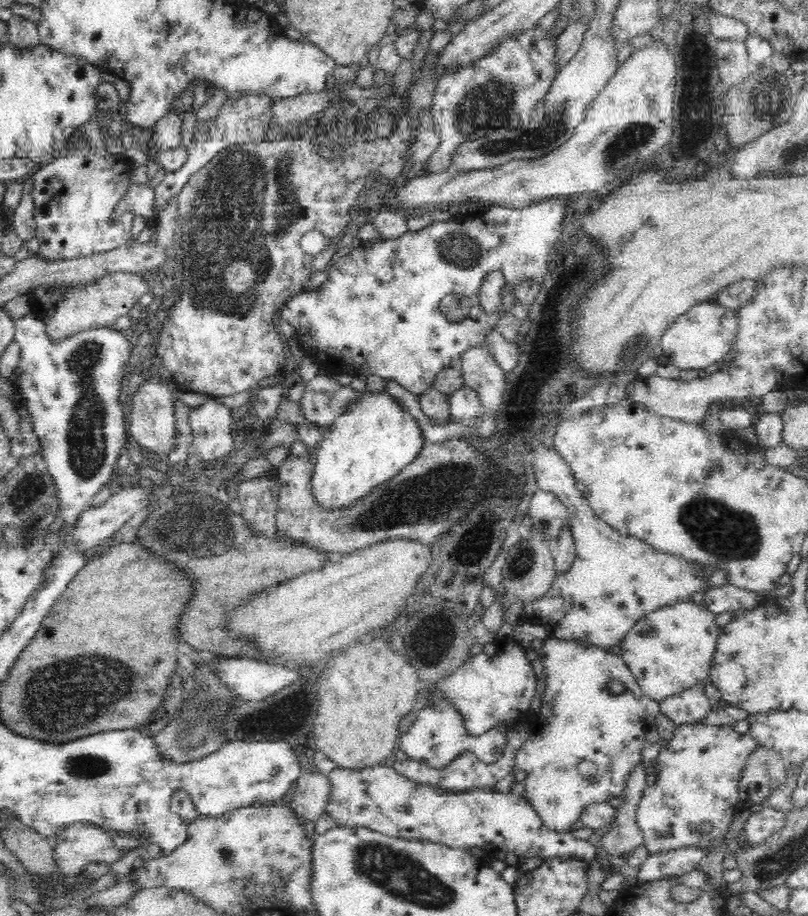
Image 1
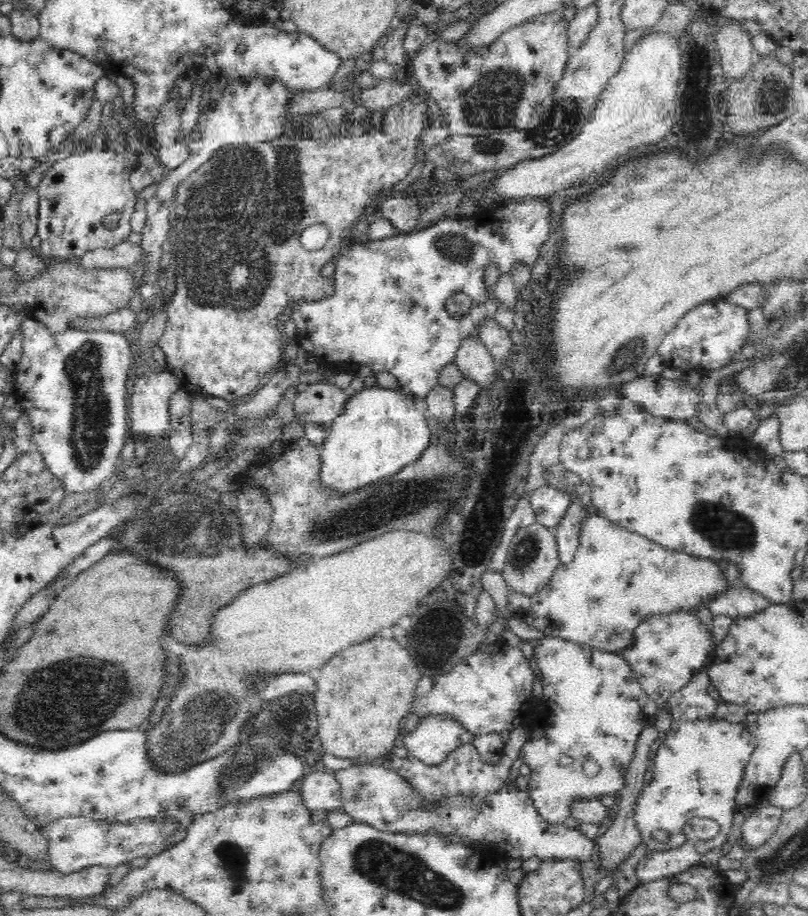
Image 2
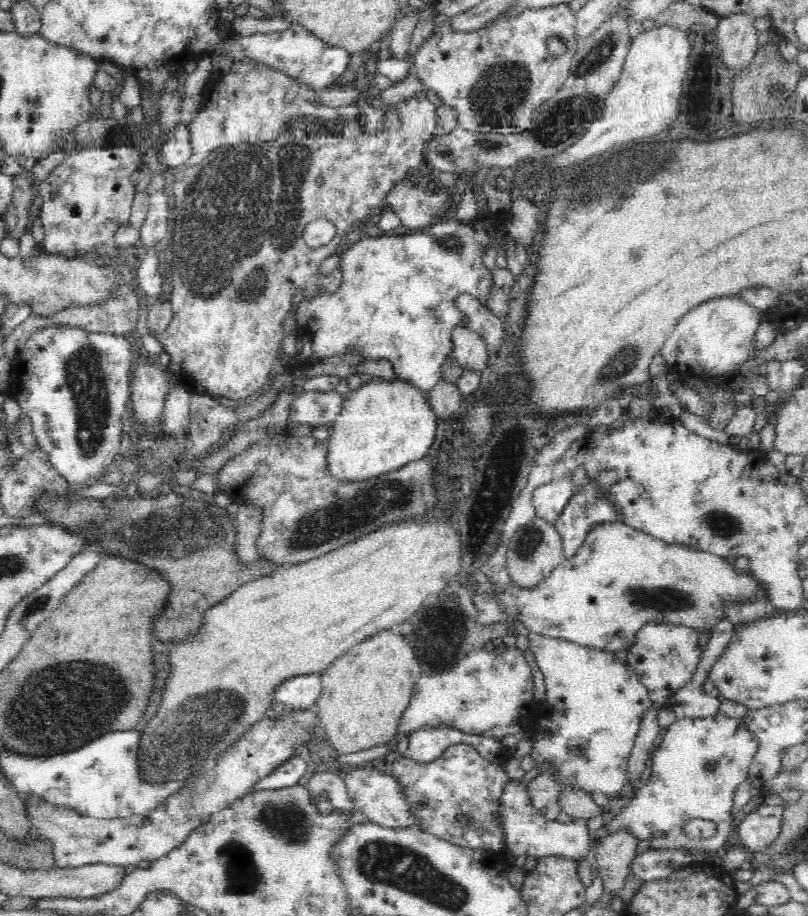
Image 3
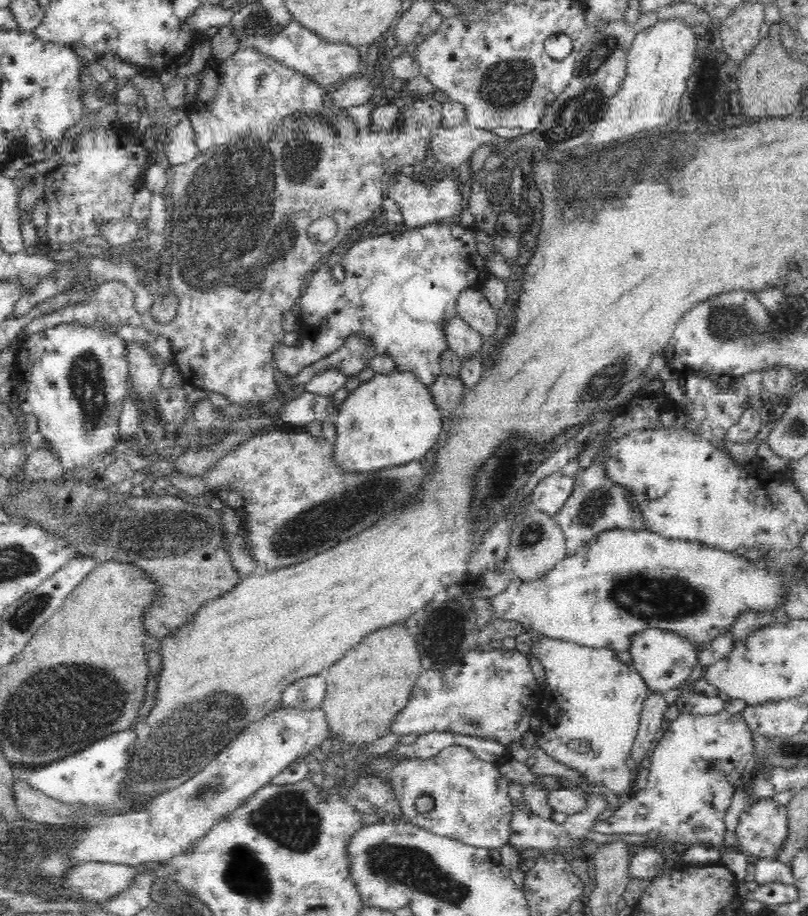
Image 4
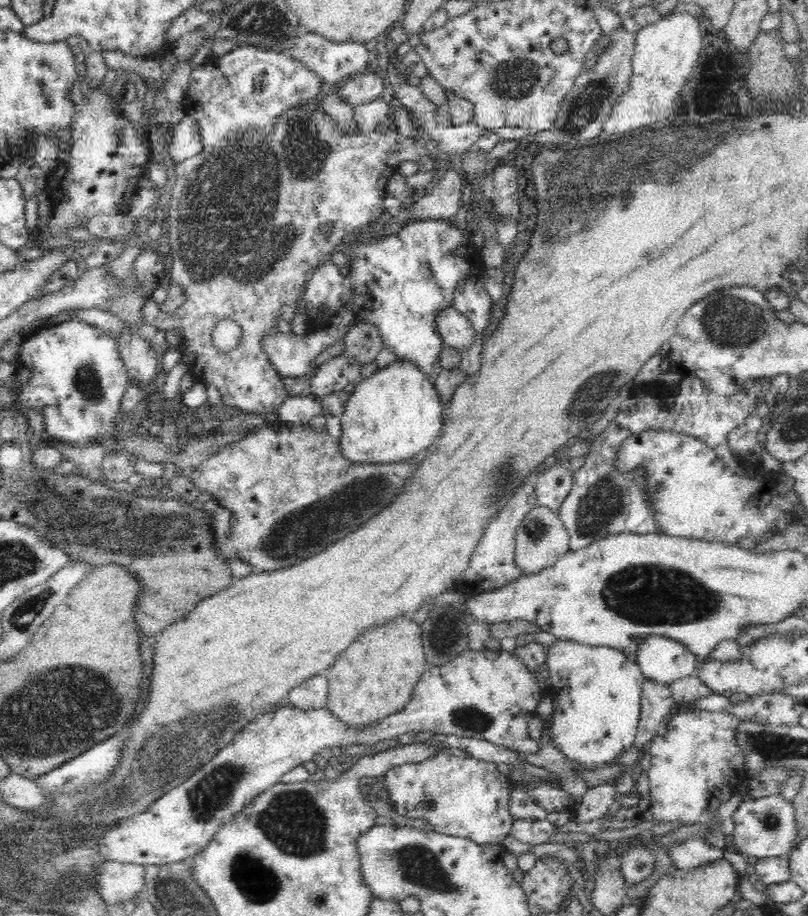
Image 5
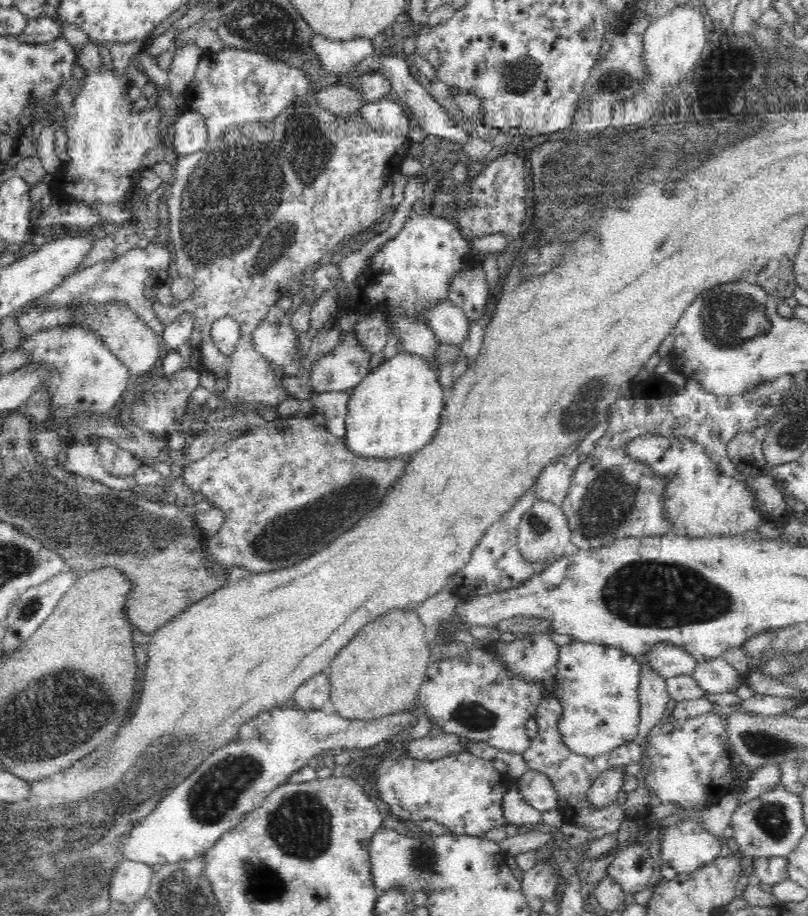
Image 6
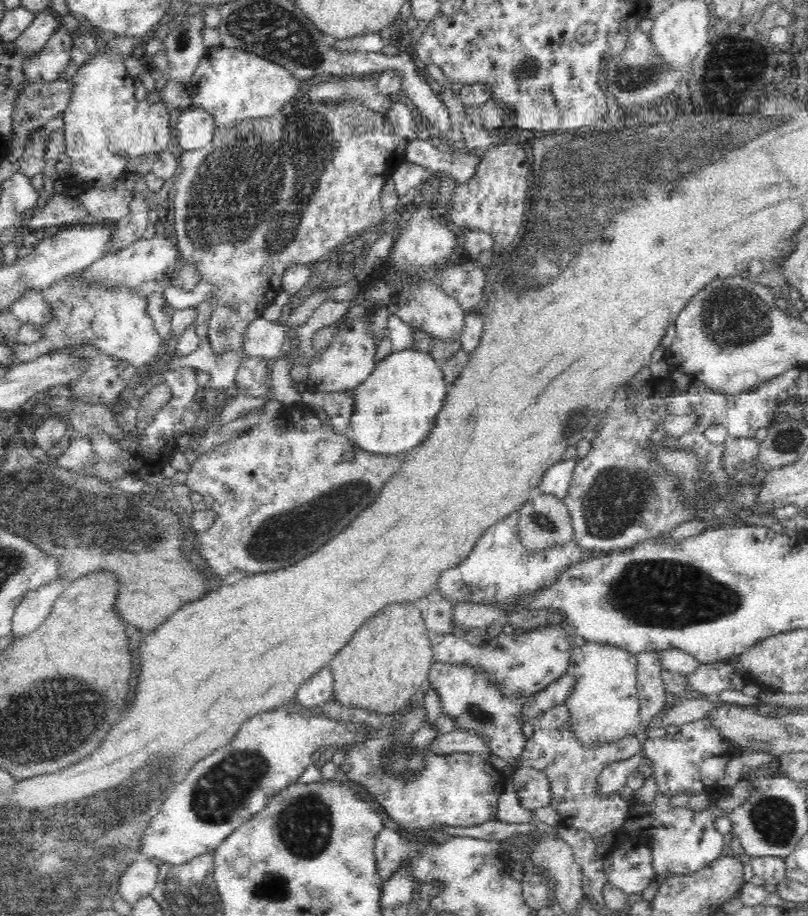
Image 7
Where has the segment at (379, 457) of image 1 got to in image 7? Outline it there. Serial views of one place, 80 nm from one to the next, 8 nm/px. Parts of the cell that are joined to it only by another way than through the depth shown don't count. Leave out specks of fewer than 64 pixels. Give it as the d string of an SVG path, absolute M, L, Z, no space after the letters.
M414 347L391 352L374 367L372 374L354 394L354 414L350 424L354 435L351 445L371 454L406 454L430 434L444 404L449 384L433 355Z

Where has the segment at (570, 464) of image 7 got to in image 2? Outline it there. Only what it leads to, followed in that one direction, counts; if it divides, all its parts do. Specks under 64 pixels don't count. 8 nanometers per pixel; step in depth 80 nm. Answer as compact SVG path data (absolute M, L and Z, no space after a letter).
M542 486L533 493L531 503L536 513L536 520L551 529L556 528L568 505L575 497L567 488Z

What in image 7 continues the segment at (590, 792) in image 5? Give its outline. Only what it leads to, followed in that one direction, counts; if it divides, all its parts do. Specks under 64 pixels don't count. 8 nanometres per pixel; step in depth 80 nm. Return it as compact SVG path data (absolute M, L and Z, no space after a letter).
M644 749L637 752L636 755L630 758L625 758L613 763L610 763L600 774L598 778L598 787L604 794L610 794L614 791L620 791L626 785L628 776L640 768L640 764L644 764L647 758Z

